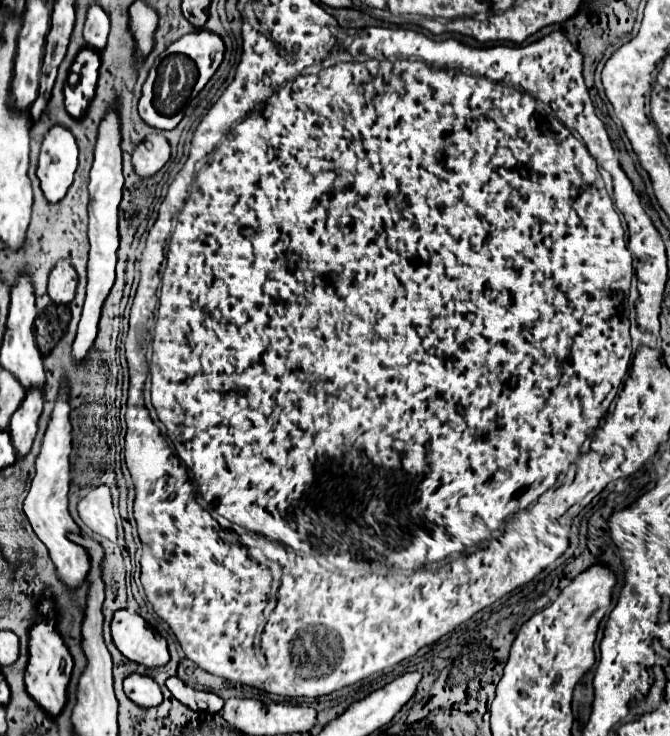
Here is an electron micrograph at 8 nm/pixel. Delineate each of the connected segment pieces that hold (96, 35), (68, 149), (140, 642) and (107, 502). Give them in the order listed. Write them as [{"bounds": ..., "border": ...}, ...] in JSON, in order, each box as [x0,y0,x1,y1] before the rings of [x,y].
[{"bounds":[84,2,110,50],"border":[[[96,2],[90,4],[88,14],[86,14],[86,22],[84,22],[86,44],[96,48],[96,50],[102,50],[106,46],[108,30],[110,30],[110,20],[108,20],[106,12]]]},{"bounds":[38,124,78,202],"border":[[[56,124],[48,130],[40,150],[40,164],[38,164],[38,178],[48,202],[60,202],[74,178],[78,166],[78,144],[74,134]]]},{"bounds":[112,612,170,668],"border":[[[114,612],[112,640],[128,660],[148,668],[164,666],[170,660],[166,640],[156,630],[152,630],[142,616],[134,612]]]},{"bounds":[78,484,116,542],"border":[[[102,484],[90,490],[90,494],[78,502],[78,512],[88,528],[116,542],[116,518],[114,518],[112,494],[108,486]]]}]

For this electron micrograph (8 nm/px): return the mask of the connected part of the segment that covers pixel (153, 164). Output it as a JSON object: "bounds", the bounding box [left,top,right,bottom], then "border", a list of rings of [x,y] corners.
{"bounds":[132,134,170,176],"border":[[[148,134],[134,150],[132,164],[138,176],[154,176],[170,158],[170,144],[164,134]]]}

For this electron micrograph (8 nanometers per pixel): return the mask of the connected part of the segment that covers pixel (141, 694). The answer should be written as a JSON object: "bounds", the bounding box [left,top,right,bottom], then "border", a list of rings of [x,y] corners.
{"bounds":[124,674,162,708],"border":[[[130,674],[124,680],[124,692],[134,704],[138,704],[142,708],[152,708],[152,706],[158,706],[162,702],[160,686],[150,676]]]}

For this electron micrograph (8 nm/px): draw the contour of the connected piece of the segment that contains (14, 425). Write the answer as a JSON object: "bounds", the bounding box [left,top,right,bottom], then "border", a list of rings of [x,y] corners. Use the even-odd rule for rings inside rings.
{"bounds":[8,388,44,458],"border":[[[30,388],[26,390],[26,398],[22,400],[22,406],[14,412],[14,418],[10,418],[8,432],[18,458],[24,458],[32,446],[32,440],[38,430],[42,402],[44,402],[44,390]]]}

